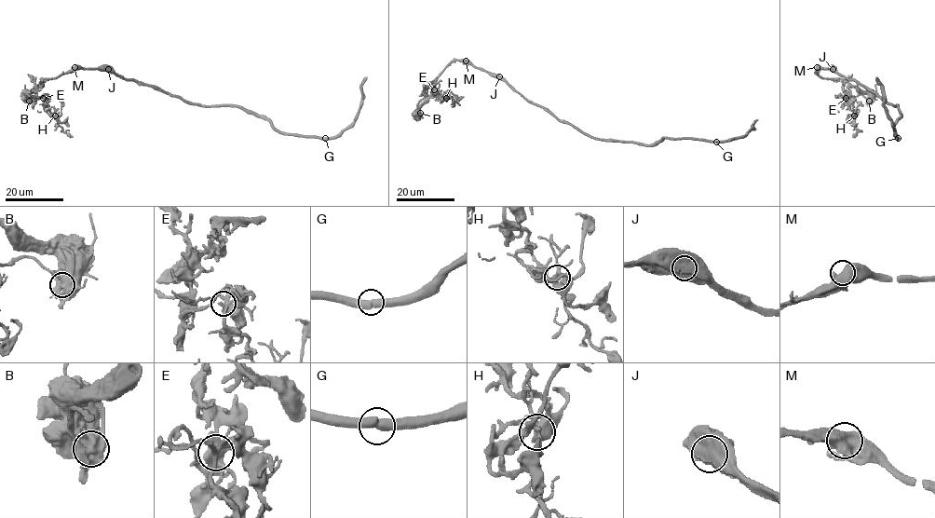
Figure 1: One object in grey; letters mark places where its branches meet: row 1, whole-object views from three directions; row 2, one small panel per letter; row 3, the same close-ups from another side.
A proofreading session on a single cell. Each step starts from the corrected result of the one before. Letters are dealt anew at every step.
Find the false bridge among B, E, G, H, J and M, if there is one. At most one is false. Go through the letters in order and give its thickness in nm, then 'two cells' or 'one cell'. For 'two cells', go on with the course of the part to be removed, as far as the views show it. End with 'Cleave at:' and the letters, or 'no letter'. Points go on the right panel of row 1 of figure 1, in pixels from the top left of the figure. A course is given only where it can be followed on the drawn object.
B: 600 nm | two cells | (869, 101), (860, 95), (838, 96), (844, 96), (846, 104), (856, 112), (857, 132), (853, 137)
E: 220 nm | one cell
G: 550 nm | one cell
H: 260 nm | one cell
J: 800 nm | one cell
M: 600 nm | one cell
Cleave at: B

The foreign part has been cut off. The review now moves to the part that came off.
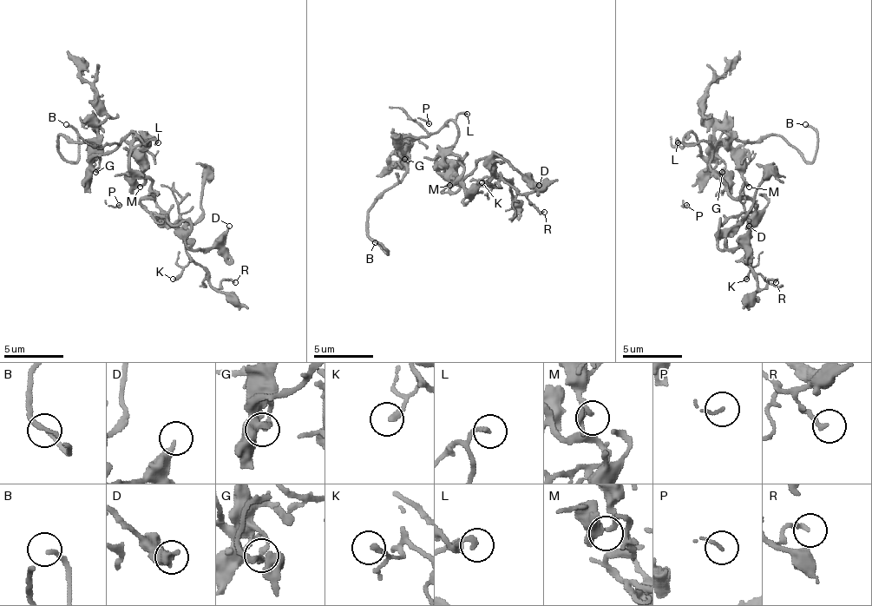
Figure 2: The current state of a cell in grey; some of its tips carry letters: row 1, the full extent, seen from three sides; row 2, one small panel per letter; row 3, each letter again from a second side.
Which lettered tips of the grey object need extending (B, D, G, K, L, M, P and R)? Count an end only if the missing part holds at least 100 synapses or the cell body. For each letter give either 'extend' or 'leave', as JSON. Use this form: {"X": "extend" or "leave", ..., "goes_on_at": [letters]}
{"B": "leave", "D": "leave", "G": "leave", "K": "leave", "L": "leave", "M": "leave", "P": "extend", "R": "leave", "goes_on_at": ["P"]}

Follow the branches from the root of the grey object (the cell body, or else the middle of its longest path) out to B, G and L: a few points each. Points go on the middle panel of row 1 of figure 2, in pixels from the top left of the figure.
B: (455, 138), (458, 132), (449, 120), (410, 141), (408, 167), (369, 212), (369, 236), (387, 253), (375, 242)
G: (455, 138), (458, 132), (449, 120), (435, 132), (414, 138), (408, 149), (408, 161), (404, 159)
L: (455, 138), (458, 135), (455, 120), (462, 114), (467, 114)

